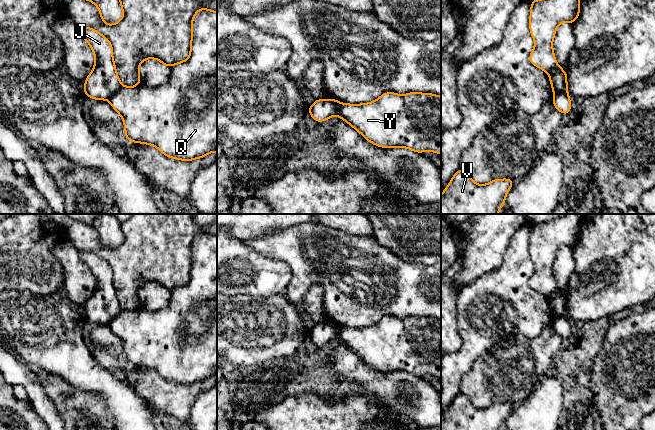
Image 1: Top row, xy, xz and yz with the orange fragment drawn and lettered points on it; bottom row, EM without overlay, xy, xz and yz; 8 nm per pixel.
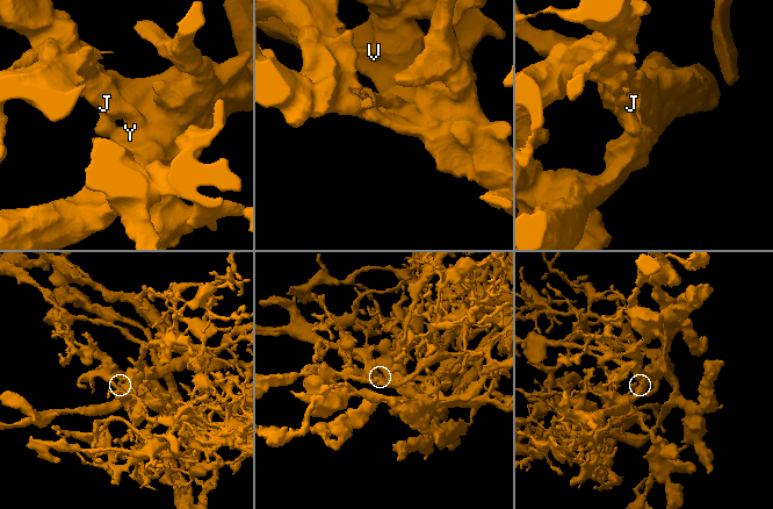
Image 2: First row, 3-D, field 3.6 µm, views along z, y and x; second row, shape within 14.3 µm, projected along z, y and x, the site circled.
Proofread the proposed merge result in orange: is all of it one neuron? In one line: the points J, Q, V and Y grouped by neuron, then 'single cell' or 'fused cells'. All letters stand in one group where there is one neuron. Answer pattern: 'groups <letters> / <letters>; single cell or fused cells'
groups J / Q V Y; fused cells

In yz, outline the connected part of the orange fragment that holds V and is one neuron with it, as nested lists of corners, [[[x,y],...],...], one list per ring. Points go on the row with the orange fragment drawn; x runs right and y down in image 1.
[[[460,168],[441,195],[441,214],[498,214],[513,184],[505,178],[478,185]]]

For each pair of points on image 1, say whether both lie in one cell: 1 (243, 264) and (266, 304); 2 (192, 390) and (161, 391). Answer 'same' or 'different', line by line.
1: different
2: same

